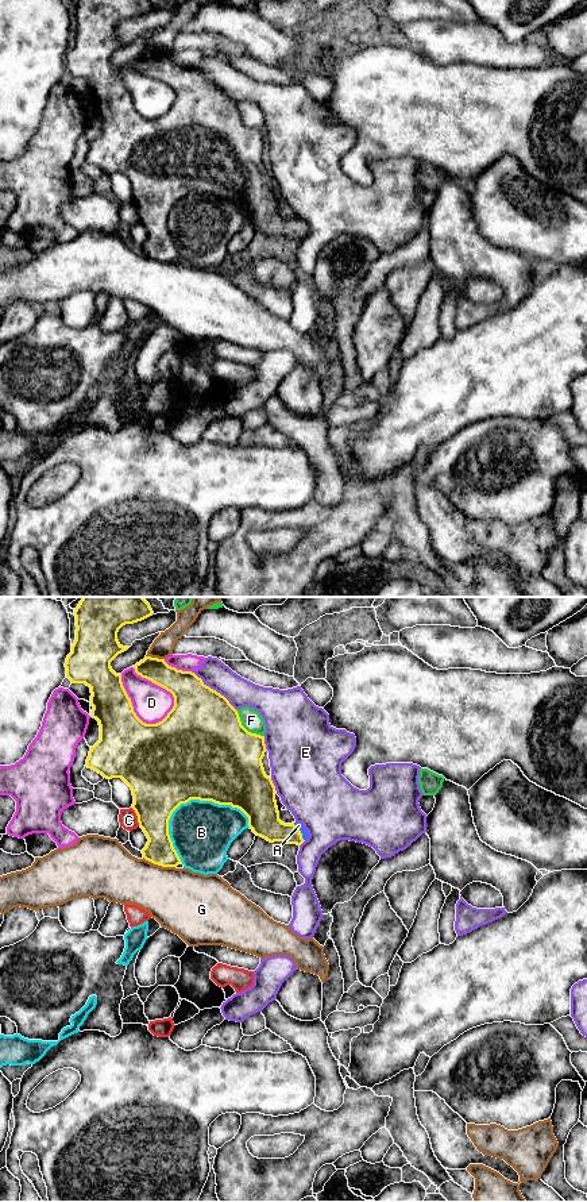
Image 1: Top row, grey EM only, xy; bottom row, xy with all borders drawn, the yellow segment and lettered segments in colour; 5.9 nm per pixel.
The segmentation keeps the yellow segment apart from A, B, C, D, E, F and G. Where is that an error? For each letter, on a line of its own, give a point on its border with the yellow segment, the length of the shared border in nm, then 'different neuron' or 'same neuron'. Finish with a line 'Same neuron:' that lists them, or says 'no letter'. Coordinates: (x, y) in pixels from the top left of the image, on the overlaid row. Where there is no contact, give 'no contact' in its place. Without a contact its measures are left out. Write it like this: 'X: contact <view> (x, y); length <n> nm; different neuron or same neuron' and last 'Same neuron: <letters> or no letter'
A: contact xy (300, 832); length 130 nm; same neuron
B: contact xy (211, 800); length 500 nm; different neuron
C: contact xy (138, 817); length 120 nm; different neuron
D: contact xy (135, 713); length 380 nm; different neuron
E: contact xy (215, 690); length 360 nm; different neuron
F: contact xy (244, 728); length 220 nm; different neuron
G: contact xy (159, 865); length 200 nm; different neuron
Same neuron: A

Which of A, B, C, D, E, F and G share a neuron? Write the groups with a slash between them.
A / B / C / D / E / F / G

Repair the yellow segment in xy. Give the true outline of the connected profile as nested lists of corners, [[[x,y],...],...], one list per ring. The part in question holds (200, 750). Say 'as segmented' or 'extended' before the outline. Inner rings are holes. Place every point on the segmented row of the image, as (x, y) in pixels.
extended; [[[82,597],[74,610],[76,640],[65,663],[72,683],[90,687],[92,717],[100,725],[100,740],[90,747],[85,767],[107,779],[121,778],[131,787],[132,809],[148,839],[142,850],[143,858],[162,867],[182,864],[169,835],[169,820],[181,804],[190,800],[237,808],[248,817],[248,827],[256,836],[270,843],[301,845],[309,837],[304,825],[279,820],[277,790],[262,764],[264,736],[248,732],[224,696],[206,686],[194,673],[177,670],[165,659],[146,656],[132,666],[135,673],[170,691],[174,706],[157,724],[143,723],[134,712],[121,674],[112,670],[111,662],[130,648],[119,643],[119,629],[152,615],[143,597]]]

